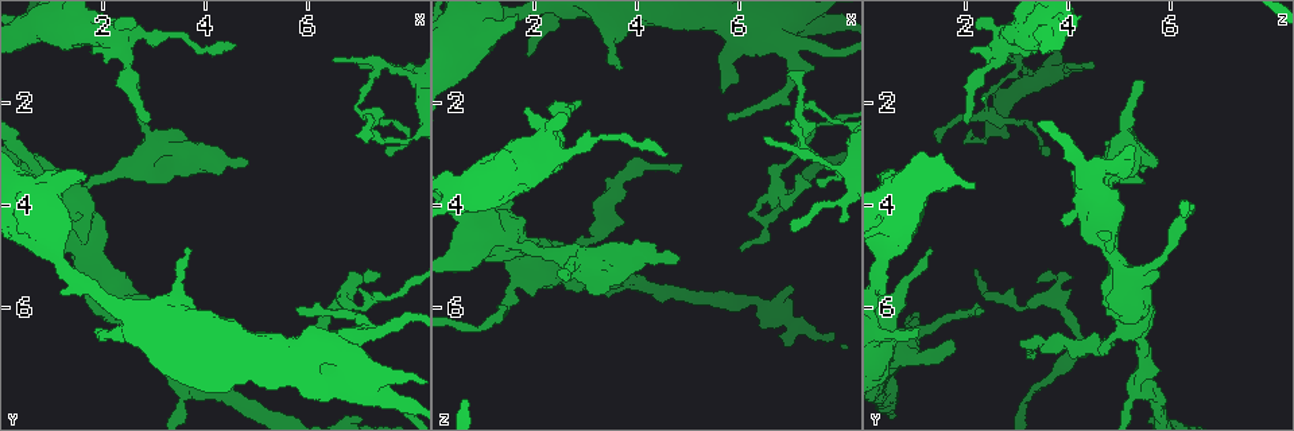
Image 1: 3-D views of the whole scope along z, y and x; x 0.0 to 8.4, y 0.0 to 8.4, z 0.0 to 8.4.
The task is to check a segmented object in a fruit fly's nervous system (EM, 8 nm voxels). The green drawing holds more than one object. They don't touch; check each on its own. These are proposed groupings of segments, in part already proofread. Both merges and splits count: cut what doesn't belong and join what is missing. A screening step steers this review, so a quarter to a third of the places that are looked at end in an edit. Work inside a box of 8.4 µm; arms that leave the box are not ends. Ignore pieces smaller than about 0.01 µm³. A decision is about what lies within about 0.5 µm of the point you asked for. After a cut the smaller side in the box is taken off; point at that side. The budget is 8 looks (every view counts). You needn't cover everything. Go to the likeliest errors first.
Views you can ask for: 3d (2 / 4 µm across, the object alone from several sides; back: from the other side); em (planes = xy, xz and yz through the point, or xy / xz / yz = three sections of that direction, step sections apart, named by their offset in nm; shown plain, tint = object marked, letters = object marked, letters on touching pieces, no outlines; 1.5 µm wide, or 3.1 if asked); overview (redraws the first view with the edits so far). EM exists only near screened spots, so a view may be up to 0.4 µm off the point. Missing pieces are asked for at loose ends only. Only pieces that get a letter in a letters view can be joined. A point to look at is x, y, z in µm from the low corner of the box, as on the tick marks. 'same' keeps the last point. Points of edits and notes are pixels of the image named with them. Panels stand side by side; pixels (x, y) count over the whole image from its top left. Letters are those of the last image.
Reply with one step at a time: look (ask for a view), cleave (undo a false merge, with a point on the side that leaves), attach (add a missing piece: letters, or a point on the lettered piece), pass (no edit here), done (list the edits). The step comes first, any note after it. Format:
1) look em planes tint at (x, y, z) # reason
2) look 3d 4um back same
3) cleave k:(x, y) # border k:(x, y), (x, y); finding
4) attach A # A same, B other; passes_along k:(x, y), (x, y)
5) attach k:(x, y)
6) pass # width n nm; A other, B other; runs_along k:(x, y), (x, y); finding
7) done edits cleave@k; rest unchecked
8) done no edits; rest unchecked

look 3d 4um at (1.80, 0.95, 2.20) # stops while still wide

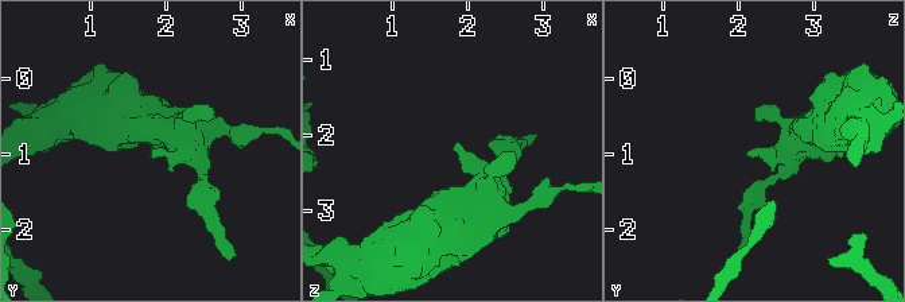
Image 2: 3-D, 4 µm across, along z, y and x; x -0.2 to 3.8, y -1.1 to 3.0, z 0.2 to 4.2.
look em planes letters at (1.80, 0.90, 2.20) # now the EM

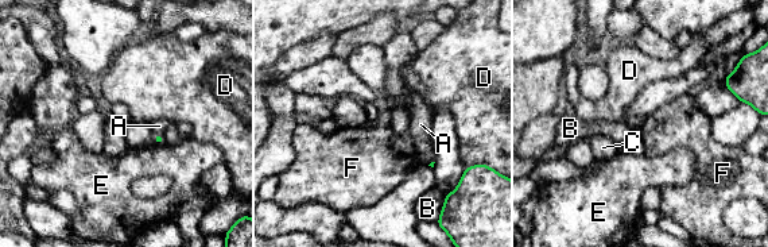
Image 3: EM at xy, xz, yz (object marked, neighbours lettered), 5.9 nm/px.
pass # A other, B other, C other, D other, E other, F other; none of them fits

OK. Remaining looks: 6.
look em planes plain at (2.95, 2.35, 2.00) # free end

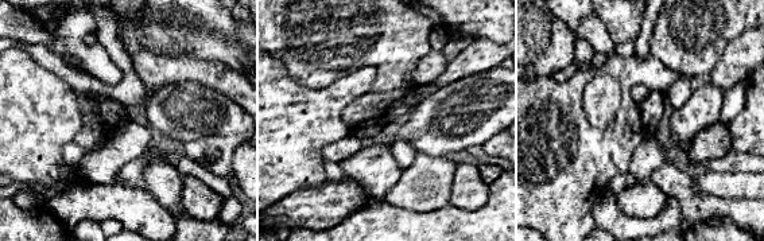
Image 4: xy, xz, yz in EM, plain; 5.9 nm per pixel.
look em planes letters same # what lies round it

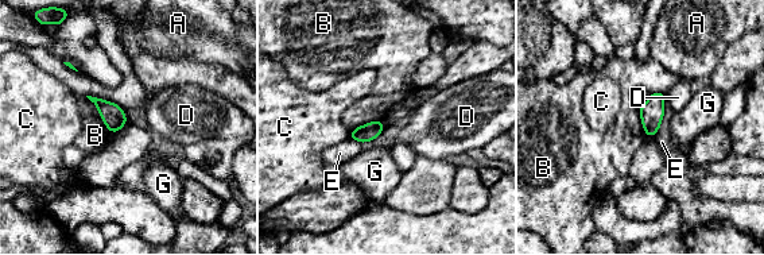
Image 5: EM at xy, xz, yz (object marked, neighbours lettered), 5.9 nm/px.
pass # width 110 nm; A other, B other, C other, D other, E other, G other; border 5:(85, 96), (113, 134); none of them fits

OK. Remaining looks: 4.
look 3d 2um back at (5.70, 6.70, 1.75)

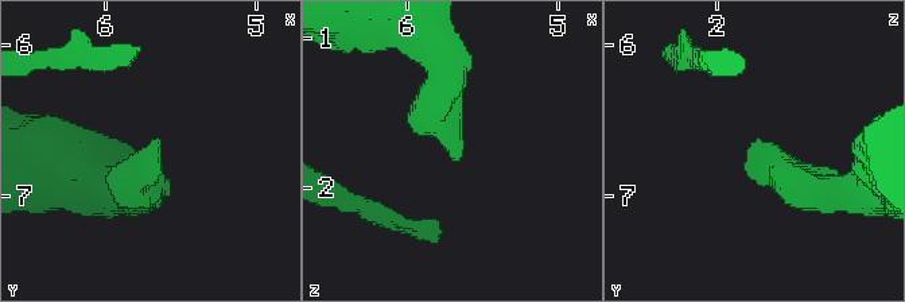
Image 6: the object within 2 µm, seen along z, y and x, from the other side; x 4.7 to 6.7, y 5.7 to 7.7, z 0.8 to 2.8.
look em xz step 4 letters at (5.64, 6.70, 1.74) # now the EM

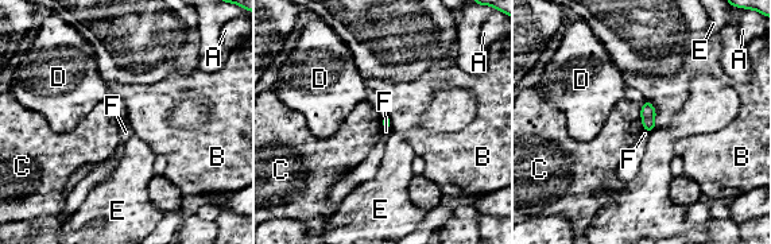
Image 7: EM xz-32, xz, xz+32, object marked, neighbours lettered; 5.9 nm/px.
look em planes letters same

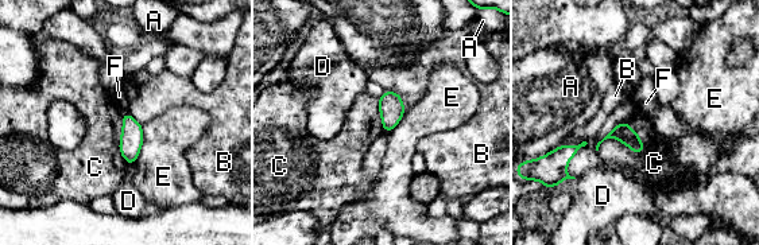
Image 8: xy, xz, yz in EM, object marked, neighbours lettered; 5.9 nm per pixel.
pass # A other, B other, C other, D other, E other, F other; border 8:(645, 144), (597, 151); no lettered piece goes on from it

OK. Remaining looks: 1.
done no edits; rest unchecked

